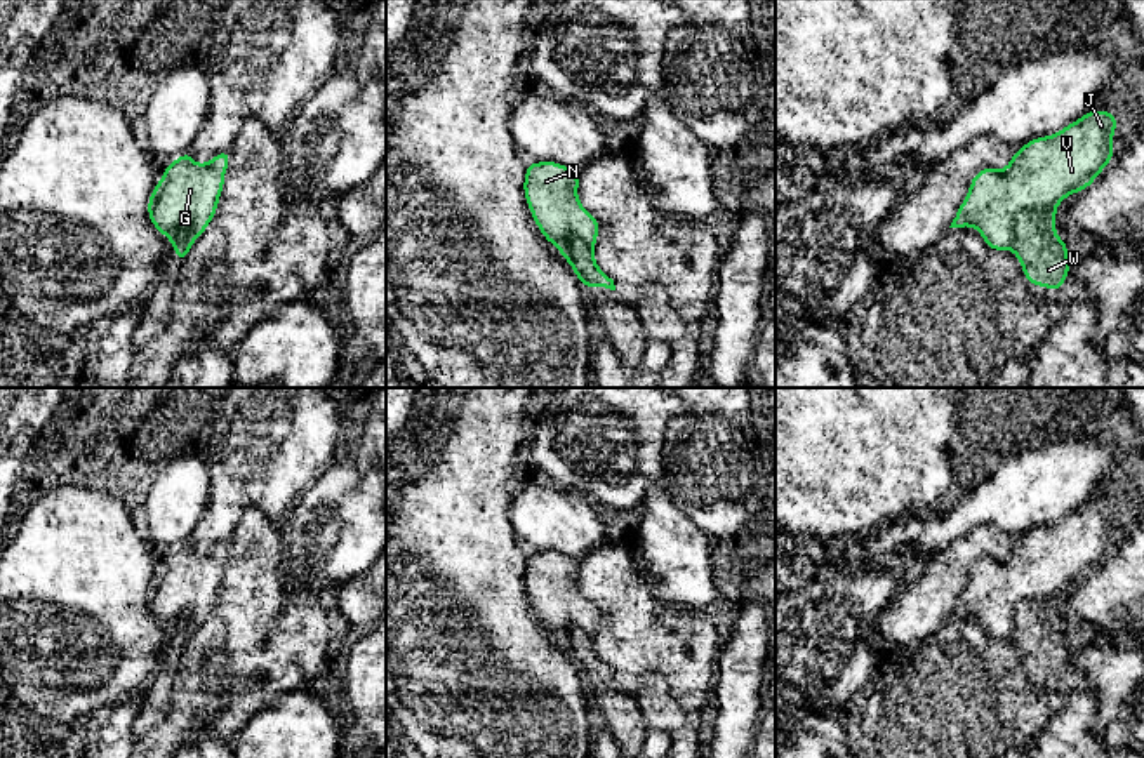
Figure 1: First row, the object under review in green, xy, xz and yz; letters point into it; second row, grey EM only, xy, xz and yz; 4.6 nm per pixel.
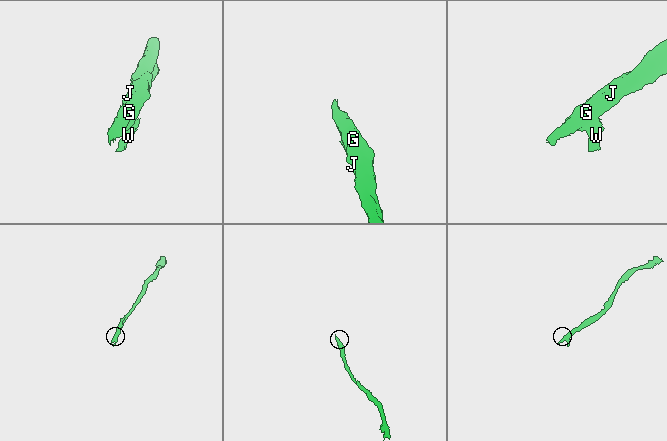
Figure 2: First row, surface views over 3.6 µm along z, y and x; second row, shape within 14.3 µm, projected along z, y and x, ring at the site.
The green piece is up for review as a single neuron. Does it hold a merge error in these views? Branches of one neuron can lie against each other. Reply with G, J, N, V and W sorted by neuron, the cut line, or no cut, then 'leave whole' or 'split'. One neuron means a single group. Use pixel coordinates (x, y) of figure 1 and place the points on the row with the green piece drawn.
groups G J N V / W; cut yz (1054, 209), (1047, 219), (1019, 219), (1014, 242), (1009, 247); split

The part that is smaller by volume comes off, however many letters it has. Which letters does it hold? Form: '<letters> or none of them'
W

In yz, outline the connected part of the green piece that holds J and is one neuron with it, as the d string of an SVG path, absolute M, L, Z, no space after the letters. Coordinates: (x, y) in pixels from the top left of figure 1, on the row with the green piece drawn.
M1090 110L1054 136L1031 139L1003 170L984 167L949 228L974 226L988 249L1008 250L1019 219L1050 221L1064 198L1094 184L1114 155L1116 123L1111 110Z

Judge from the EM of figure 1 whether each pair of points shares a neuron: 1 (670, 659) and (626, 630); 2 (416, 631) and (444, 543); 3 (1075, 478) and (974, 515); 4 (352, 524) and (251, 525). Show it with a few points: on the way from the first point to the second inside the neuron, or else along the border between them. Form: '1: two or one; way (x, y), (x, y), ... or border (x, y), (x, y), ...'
1: one; way (659, 649), (637, 630)
2: one; way (416, 609), (416, 571), (421, 565)
3: one; way (1050, 482), (998, 499)
4: two; border (284, 522), (286, 562), (289, 565)

